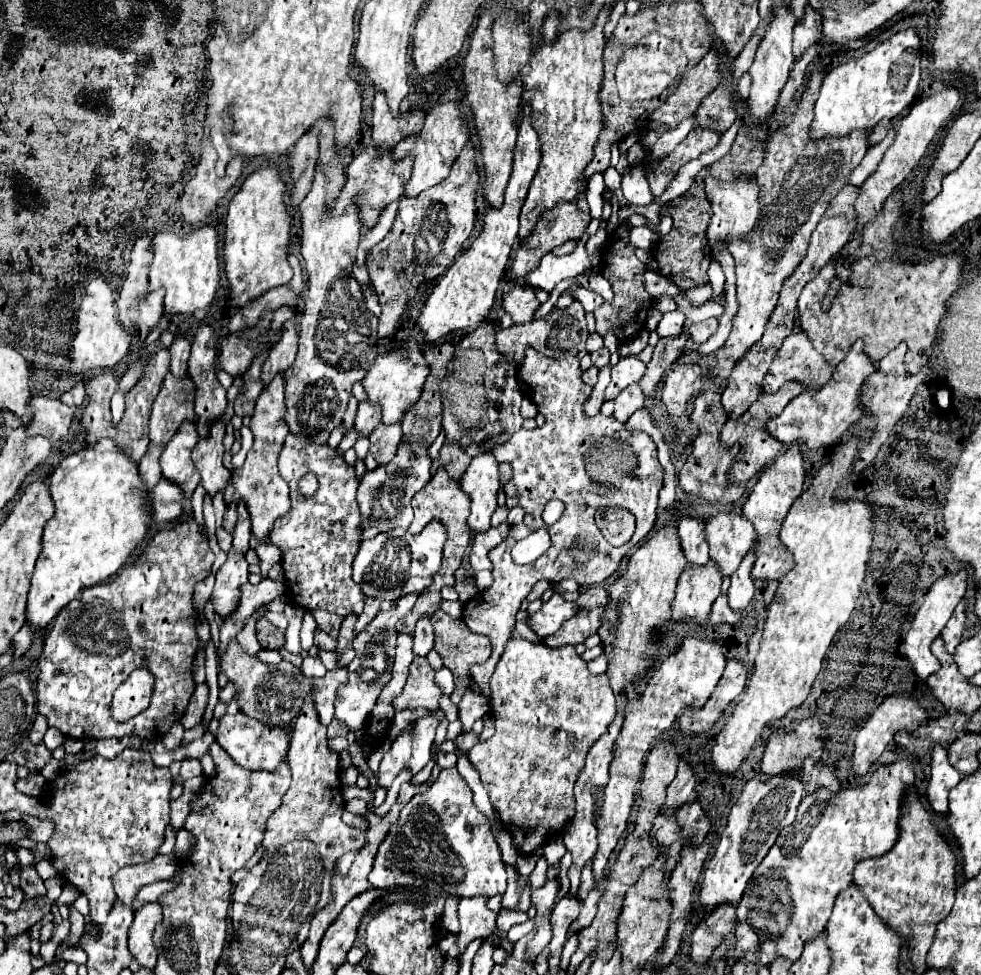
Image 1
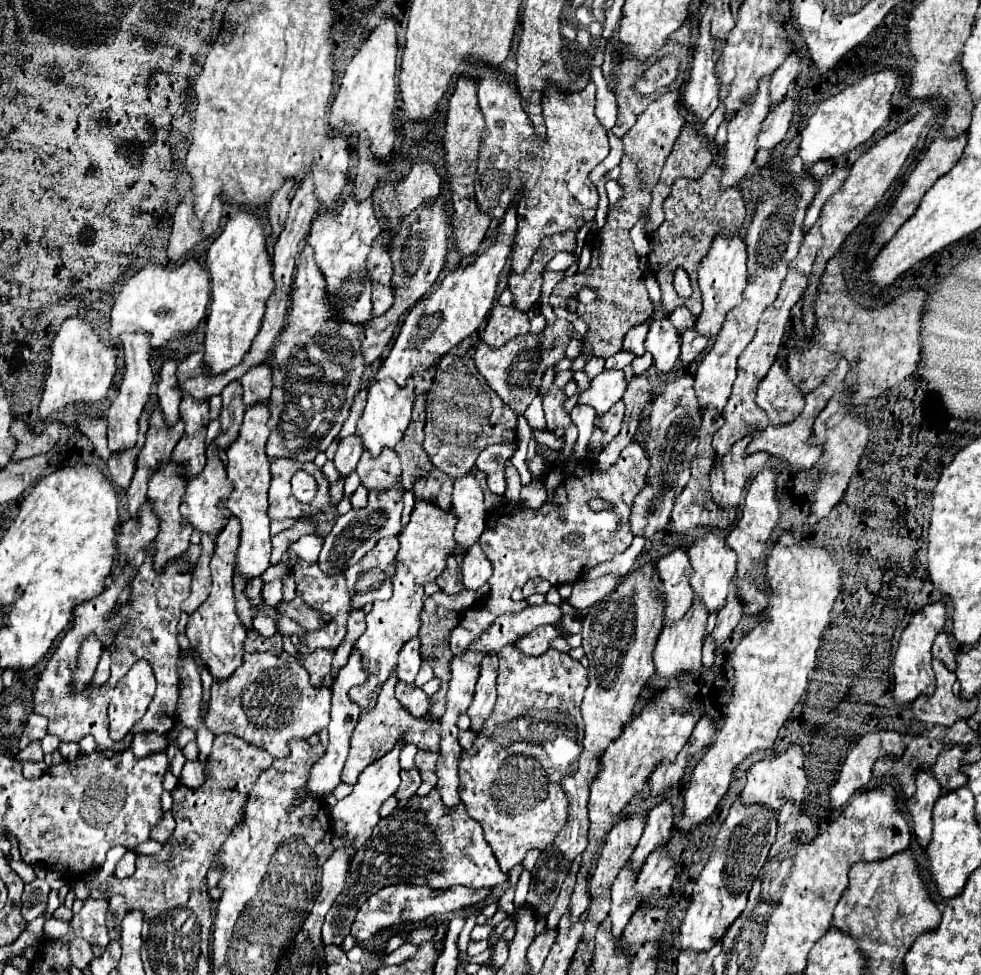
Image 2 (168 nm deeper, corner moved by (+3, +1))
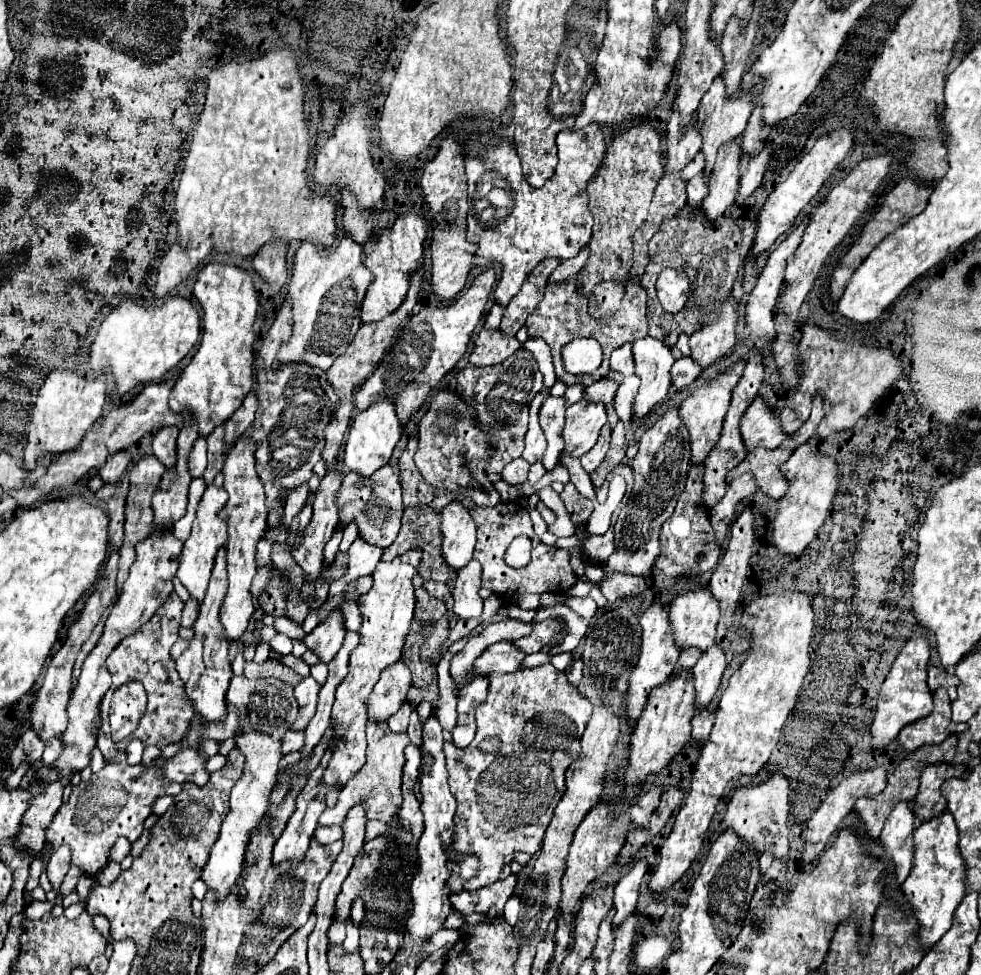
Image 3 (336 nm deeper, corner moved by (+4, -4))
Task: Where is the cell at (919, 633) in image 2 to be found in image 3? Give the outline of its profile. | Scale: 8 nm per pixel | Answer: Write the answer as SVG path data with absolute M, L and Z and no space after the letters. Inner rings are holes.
M921 635L905 643L903 651L895 659L877 697L877 709L875 709L875 717L871 723L871 747L873 749L885 749L905 725L915 723L933 711L933 695L927 689L927 661L929 661L927 635Z

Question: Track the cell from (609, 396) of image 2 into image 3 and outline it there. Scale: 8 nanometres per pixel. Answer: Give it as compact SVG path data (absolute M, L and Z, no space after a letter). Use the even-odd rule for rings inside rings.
M579 401L575 405L571 405L565 413L565 427L563 427L563 441L565 441L565 449L563 455L571 455L571 457L581 457L585 455L599 437L601 427L607 423L607 413L605 413L605 405L593 405L587 401Z

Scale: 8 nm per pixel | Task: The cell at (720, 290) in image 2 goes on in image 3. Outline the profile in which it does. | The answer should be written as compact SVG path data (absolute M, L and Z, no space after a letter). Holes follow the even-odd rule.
M729 297L721 307L719 319L713 325L703 327L701 331L691 335L693 361L697 361L701 369L707 369L715 365L719 359L729 357L737 343L735 327L737 327L737 301L735 297Z

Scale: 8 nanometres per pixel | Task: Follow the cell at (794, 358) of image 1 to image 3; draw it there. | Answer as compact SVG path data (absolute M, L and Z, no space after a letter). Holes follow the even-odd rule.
M757 397L745 411L739 431L747 451L753 451L757 447L777 449L785 439L779 419L773 419L773 411L763 403L761 397Z

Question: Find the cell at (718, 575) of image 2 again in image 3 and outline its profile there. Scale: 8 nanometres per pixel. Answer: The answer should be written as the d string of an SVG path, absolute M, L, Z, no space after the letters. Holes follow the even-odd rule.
M695 585L693 591L679 595L669 609L673 641L679 651L689 647L705 653L715 641L715 627L719 619L719 603L709 593L709 587Z

